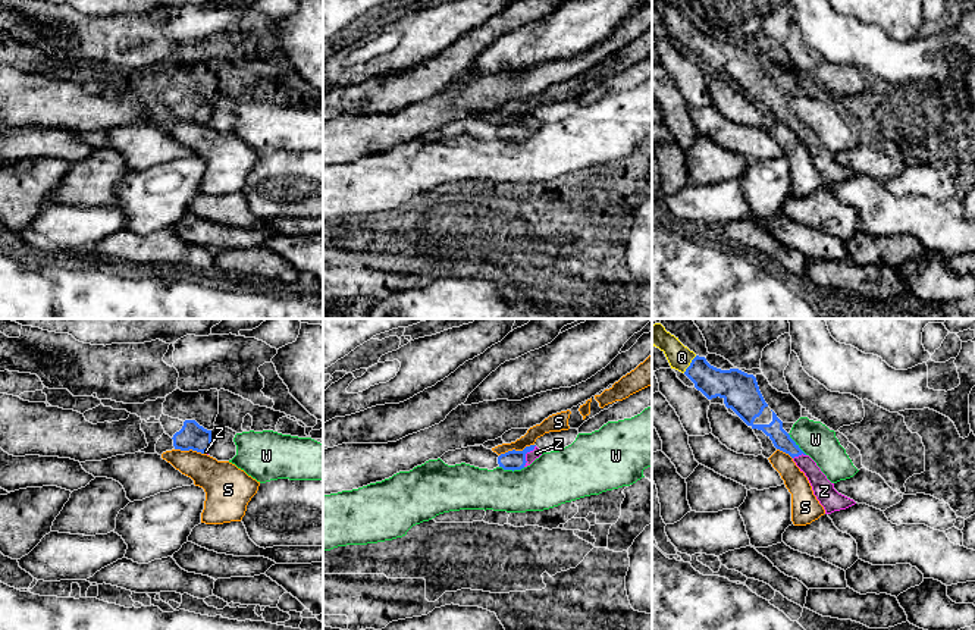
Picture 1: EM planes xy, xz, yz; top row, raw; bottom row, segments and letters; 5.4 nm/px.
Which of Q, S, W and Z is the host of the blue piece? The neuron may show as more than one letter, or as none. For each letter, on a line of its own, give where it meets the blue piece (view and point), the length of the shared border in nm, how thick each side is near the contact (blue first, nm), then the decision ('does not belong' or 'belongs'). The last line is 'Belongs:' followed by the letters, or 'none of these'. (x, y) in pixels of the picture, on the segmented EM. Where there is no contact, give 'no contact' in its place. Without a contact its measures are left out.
Q: yz (690, 364) | 120 nm | 170/130 nm | belongs
S: xz (514, 450) | 200 nm | 110/80 nm | does not belong
W: xz (513, 470) | 140 nm | 110/300 nm | does not belong
Z: xz (524, 455) | 140 nm | 110/60 nm | belongs
Belongs: Q, Z

